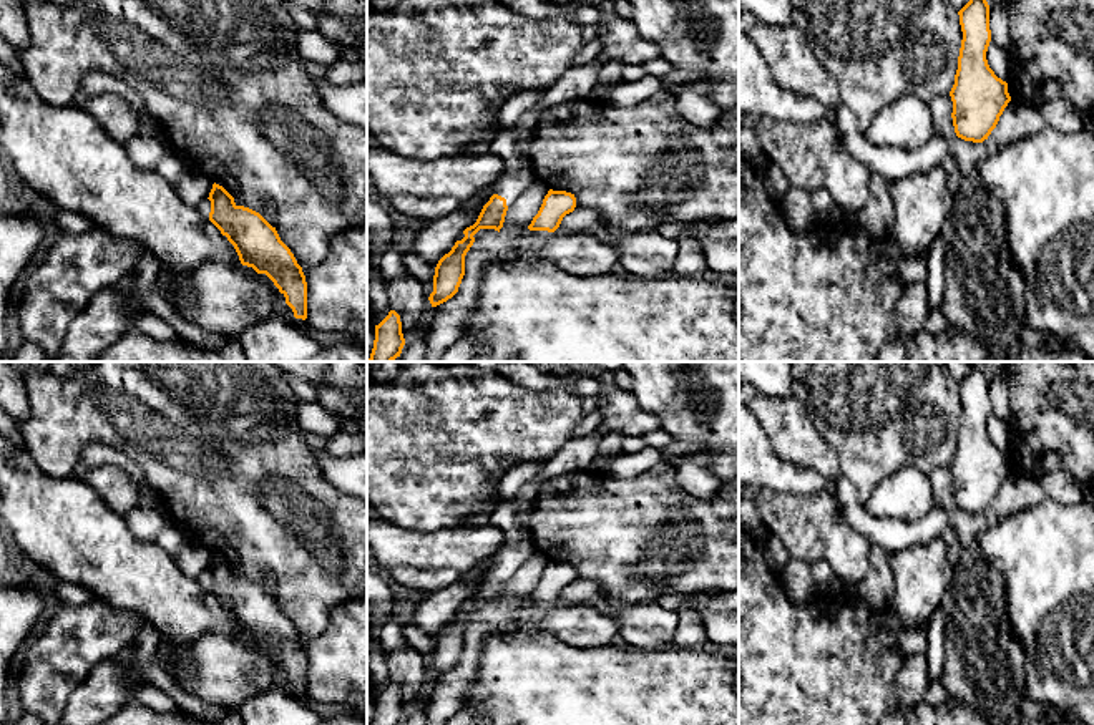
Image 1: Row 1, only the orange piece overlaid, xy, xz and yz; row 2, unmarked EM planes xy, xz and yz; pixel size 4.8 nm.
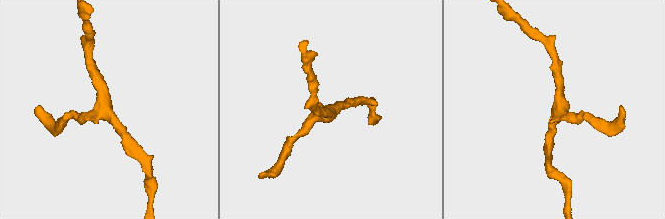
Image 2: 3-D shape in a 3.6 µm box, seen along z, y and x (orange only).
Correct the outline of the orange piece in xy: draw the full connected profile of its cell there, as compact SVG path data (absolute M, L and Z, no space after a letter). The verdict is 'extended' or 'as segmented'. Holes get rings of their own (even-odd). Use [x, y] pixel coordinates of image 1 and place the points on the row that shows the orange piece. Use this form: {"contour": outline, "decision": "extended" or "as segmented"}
{"contour": "M216 182L208 199L211 201L209 221L234 246L241 264L252 267L257 274L266 274L286 297L294 317L305 320L305 275L276 227L259 212L237 206L234 197Z", "decision": "as segmented"}

